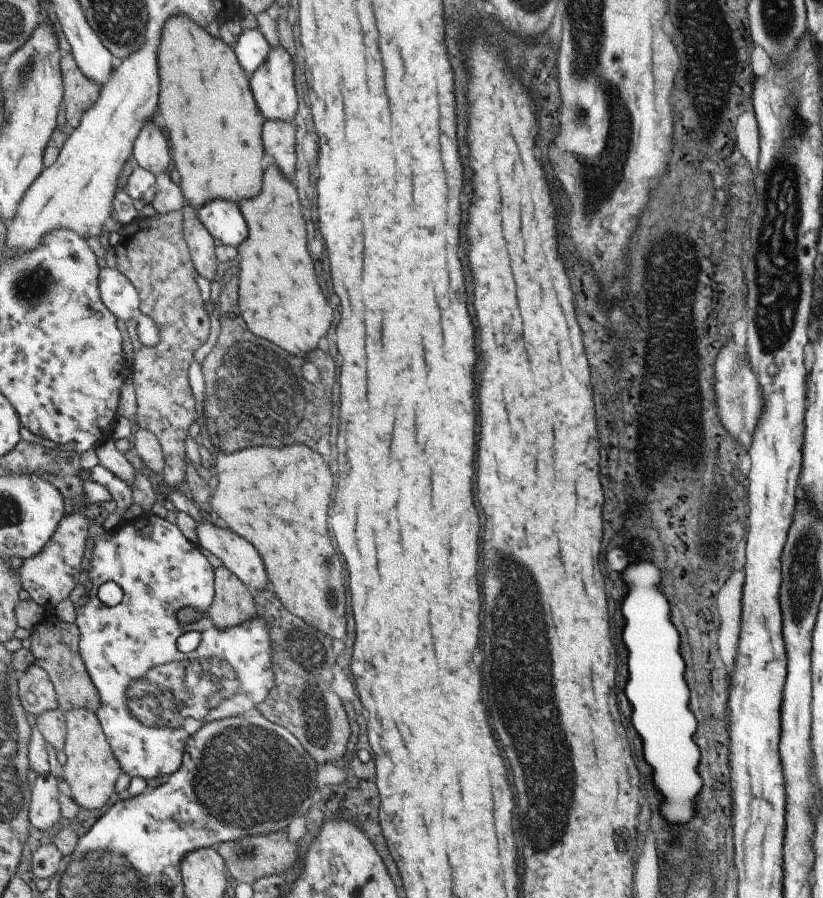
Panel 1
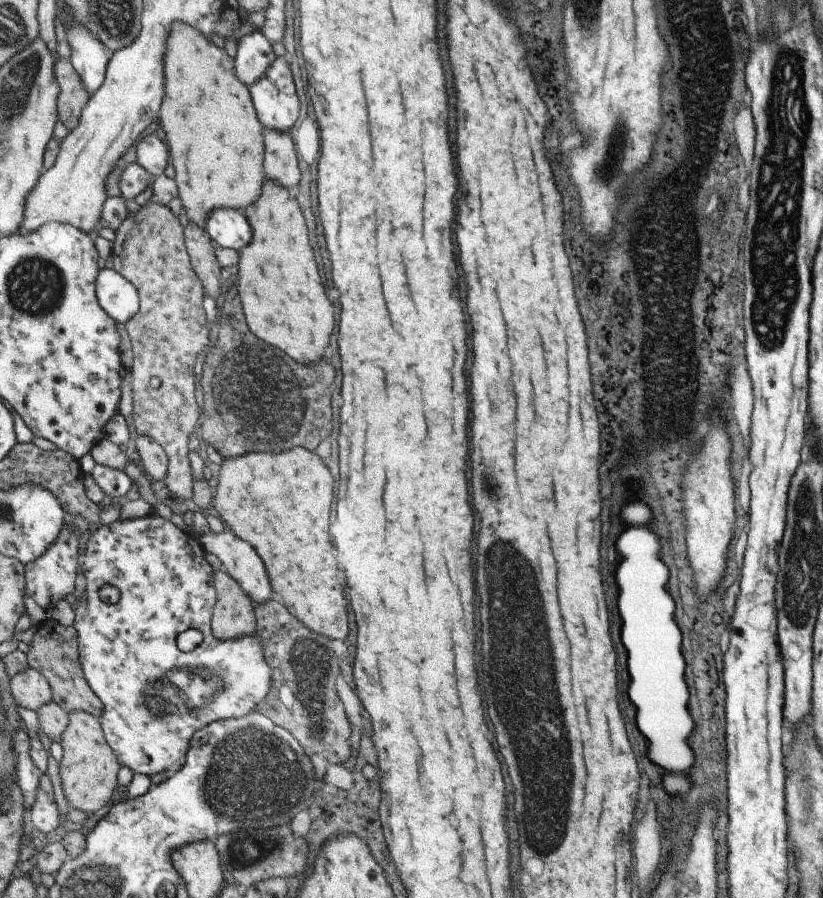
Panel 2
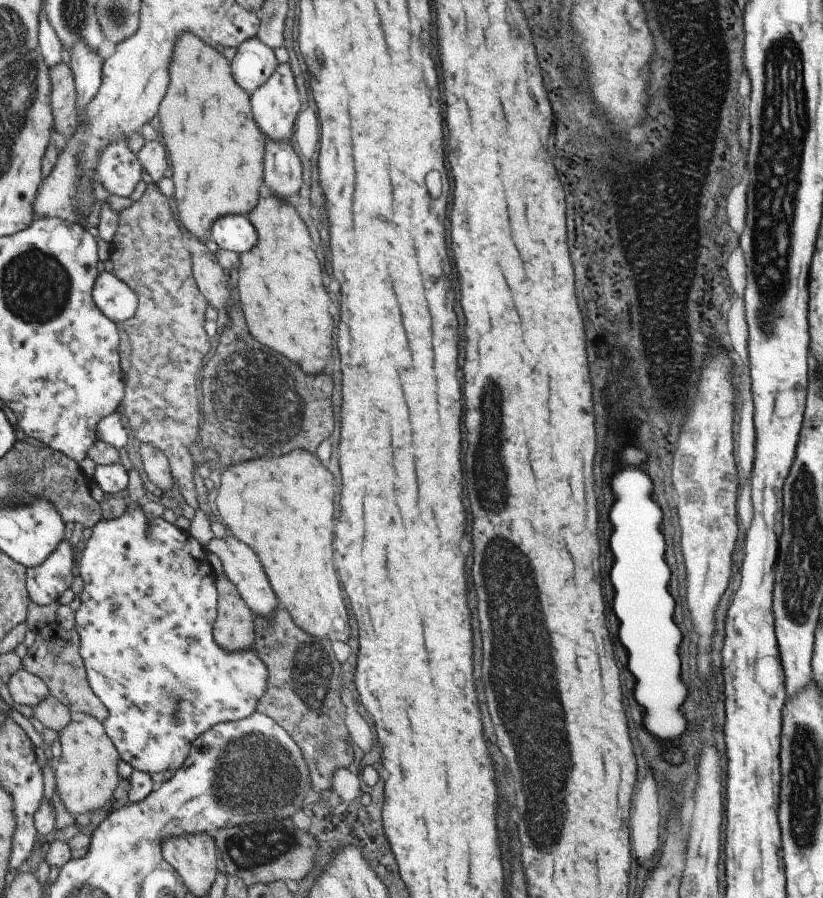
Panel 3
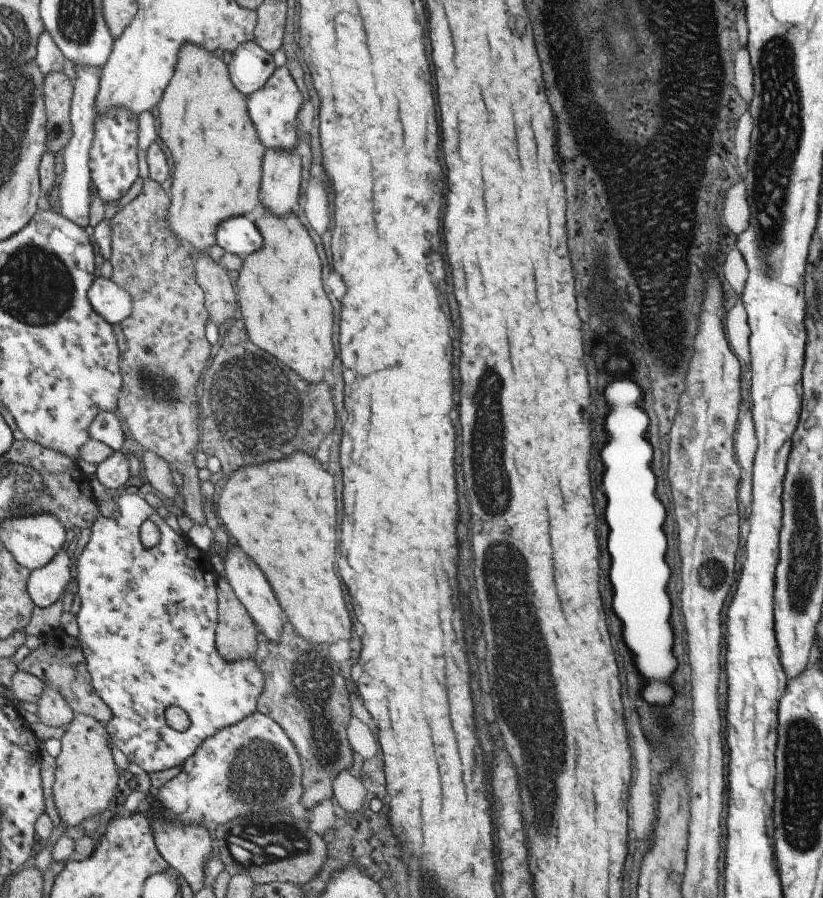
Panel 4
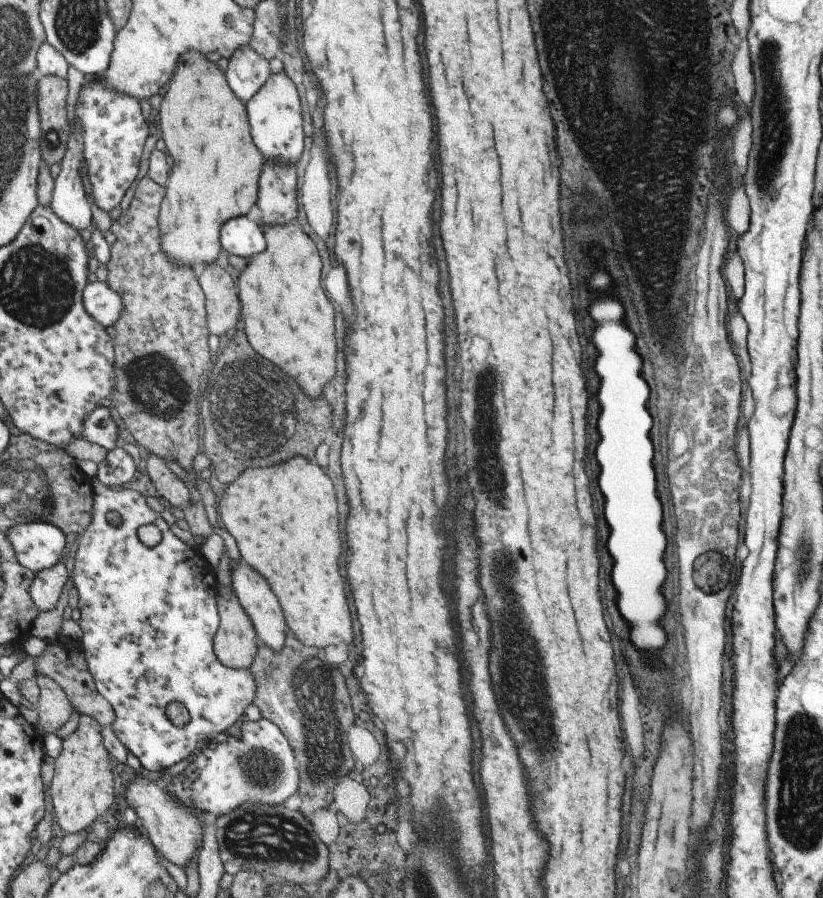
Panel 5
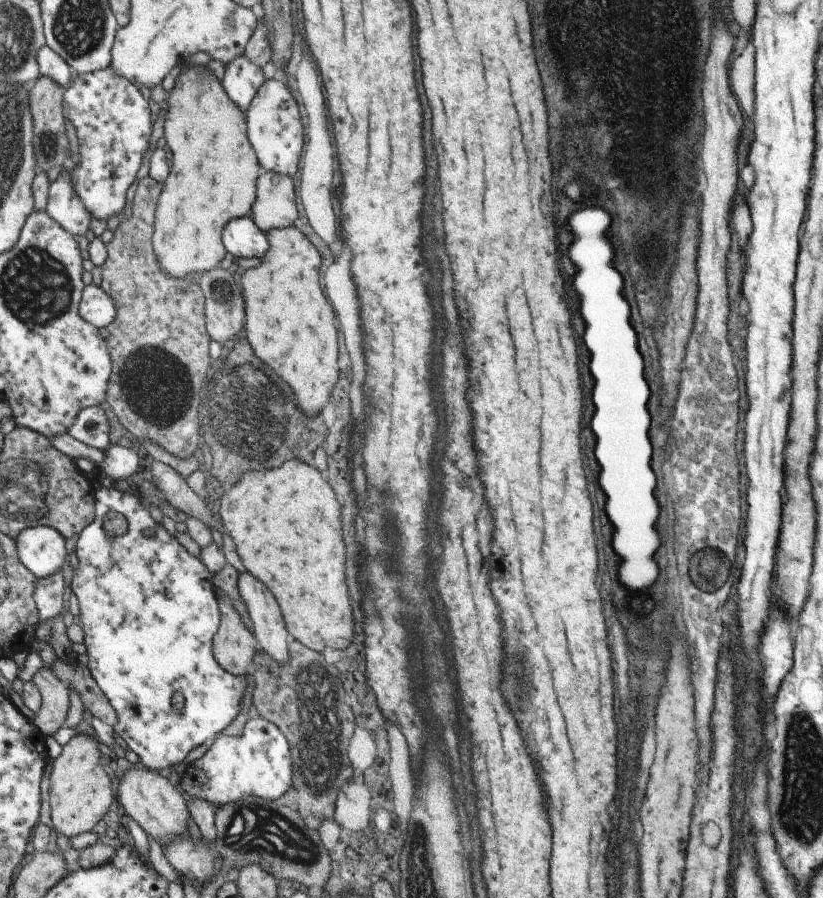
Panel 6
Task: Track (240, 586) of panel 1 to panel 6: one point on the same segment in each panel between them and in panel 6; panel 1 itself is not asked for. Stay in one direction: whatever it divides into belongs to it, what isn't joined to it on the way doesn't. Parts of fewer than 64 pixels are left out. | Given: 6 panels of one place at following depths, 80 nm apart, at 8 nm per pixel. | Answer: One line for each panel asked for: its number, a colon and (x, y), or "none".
2: (233, 617)
3: (233, 630)
4: (235, 636)
5: (235, 644)
6: (233, 645)

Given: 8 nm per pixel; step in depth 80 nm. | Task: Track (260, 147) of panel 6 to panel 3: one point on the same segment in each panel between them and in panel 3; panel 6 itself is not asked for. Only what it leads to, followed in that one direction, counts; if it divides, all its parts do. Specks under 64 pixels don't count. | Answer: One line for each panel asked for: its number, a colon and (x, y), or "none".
3: (275, 105)
4: (273, 107)
5: (273, 111)

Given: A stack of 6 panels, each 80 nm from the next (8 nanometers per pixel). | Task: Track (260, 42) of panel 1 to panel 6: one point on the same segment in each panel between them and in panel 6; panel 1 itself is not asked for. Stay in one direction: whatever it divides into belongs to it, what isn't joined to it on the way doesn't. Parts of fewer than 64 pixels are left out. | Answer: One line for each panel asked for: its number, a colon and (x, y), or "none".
2: (253, 53)
3: (253, 62)
4: (250, 66)
5: (246, 71)
6: (241, 78)

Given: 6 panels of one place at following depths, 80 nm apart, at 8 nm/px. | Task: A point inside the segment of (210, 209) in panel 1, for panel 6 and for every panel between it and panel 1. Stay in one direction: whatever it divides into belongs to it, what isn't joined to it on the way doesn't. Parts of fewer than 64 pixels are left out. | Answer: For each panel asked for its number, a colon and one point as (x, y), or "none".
2: (229, 228)
3: (233, 232)
4: (237, 235)
5: (241, 237)
6: (242, 238)

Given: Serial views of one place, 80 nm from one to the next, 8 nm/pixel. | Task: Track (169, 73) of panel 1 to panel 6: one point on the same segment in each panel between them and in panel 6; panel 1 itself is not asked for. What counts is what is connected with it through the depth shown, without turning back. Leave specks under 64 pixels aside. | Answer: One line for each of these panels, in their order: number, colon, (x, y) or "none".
2: (214, 134)
3: (215, 145)
4: (204, 119)
5: (216, 164)
6: (212, 179)

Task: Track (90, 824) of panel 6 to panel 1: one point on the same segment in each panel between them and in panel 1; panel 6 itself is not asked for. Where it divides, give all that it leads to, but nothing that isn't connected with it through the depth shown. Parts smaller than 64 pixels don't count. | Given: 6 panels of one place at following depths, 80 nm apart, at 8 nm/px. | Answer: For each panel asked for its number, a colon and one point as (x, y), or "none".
1: (91, 770)
2: (90, 769)
3: (87, 774)
4: (86, 776)
5: (83, 787)

